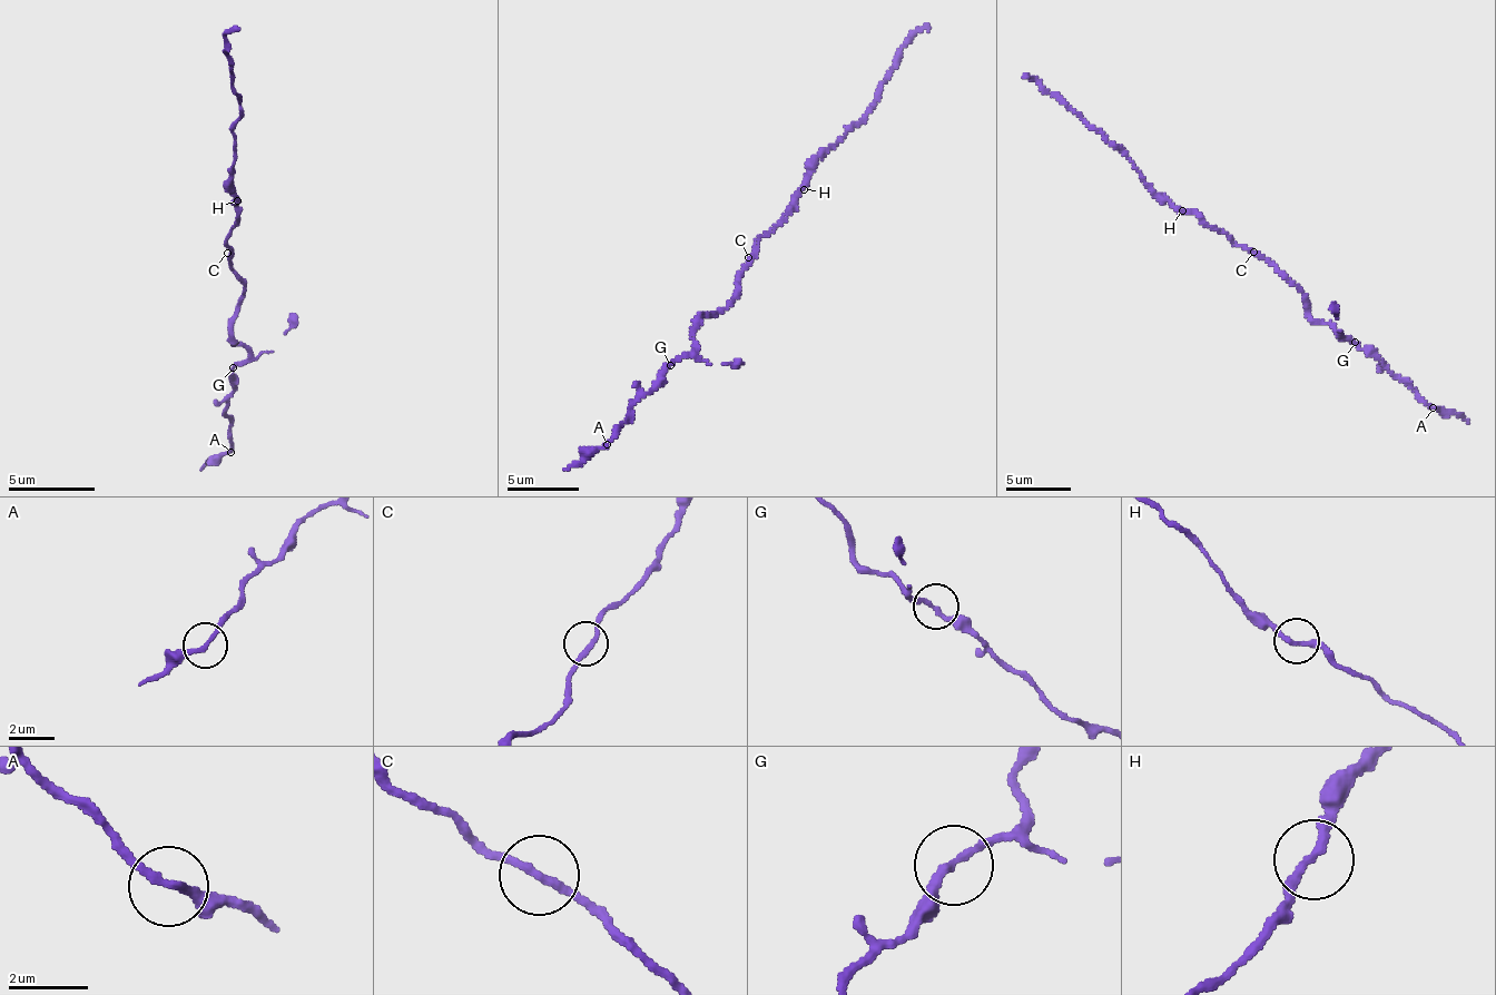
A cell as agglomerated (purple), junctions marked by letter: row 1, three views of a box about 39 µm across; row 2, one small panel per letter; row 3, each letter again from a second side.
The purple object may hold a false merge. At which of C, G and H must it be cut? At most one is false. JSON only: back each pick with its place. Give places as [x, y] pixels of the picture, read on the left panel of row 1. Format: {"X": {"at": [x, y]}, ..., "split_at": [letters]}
{"G": {"at": [233, 367]}, "split_at": ["G"]}

